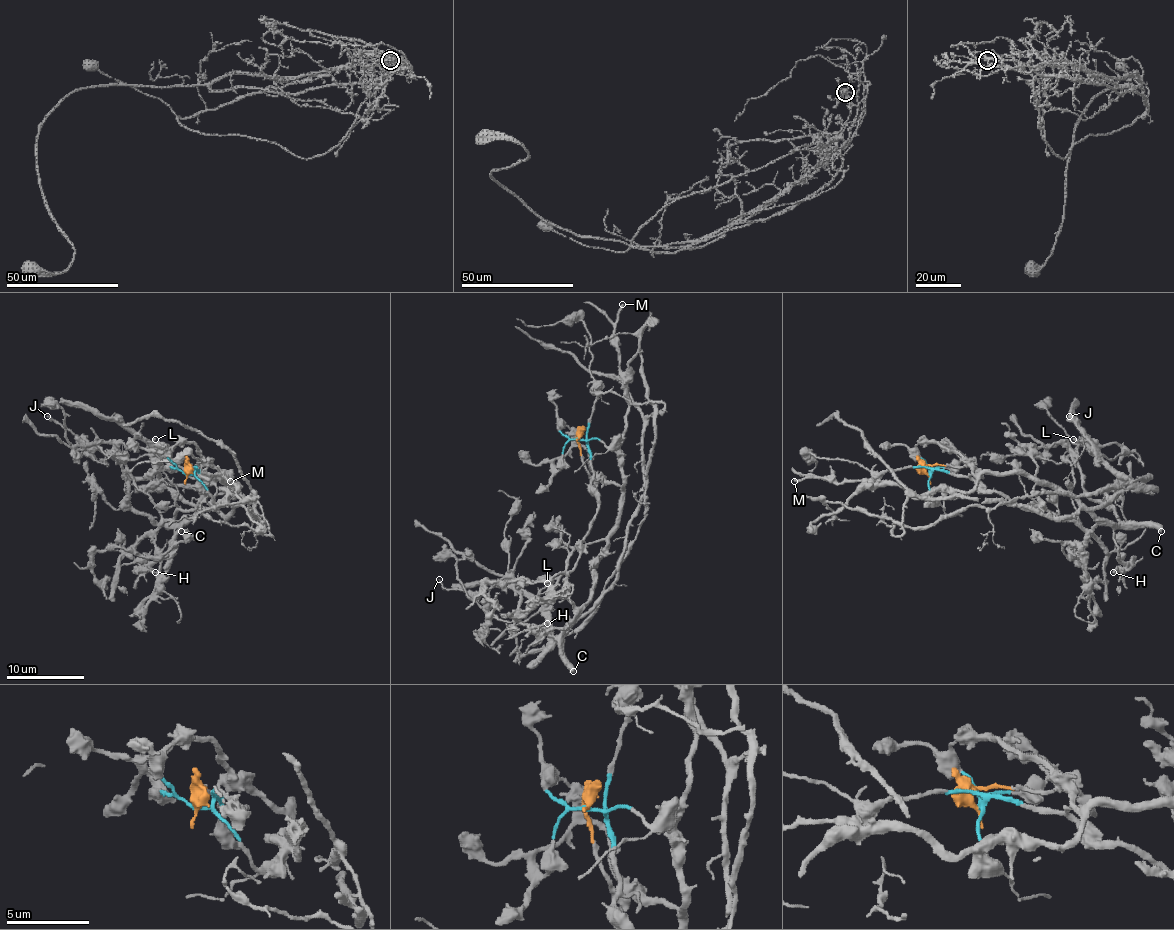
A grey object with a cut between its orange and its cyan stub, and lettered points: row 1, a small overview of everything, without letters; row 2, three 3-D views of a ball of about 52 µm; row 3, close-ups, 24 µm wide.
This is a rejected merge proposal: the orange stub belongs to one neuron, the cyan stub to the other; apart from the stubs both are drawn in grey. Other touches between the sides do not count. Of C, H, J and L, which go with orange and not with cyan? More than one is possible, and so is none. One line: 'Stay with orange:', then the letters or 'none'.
Stay with orange: C, H, L

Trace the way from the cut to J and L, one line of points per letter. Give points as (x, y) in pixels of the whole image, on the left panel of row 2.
J: (186, 473), (196, 470), (206, 491), (194, 508), (163, 518), (123, 462), (94, 444), (80, 443), (47, 415)
L: (186, 473), (186, 466), (229, 473), (204, 489), (202, 510), (183, 503), (163, 485), (148, 443), (155, 439)

